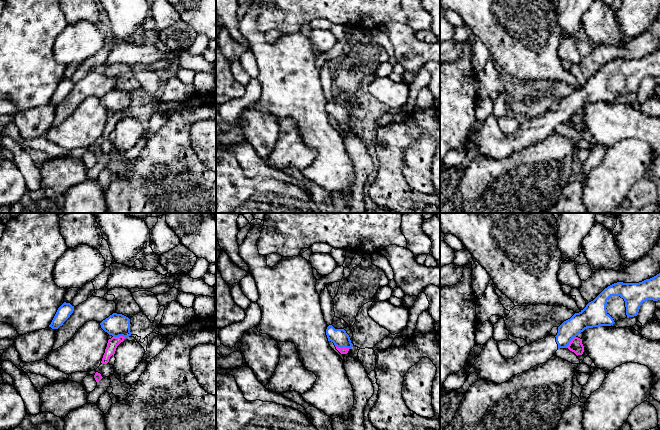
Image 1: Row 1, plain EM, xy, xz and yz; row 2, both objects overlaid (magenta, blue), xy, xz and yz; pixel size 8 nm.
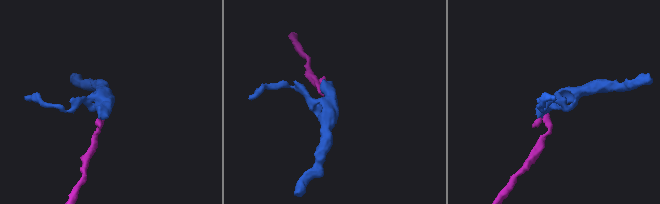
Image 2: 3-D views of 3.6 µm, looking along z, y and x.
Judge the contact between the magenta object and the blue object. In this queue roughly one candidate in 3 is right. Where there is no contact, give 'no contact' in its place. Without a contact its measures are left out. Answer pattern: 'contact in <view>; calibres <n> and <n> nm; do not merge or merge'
contact in xz; calibres 60 and 140 nm; do not merge

